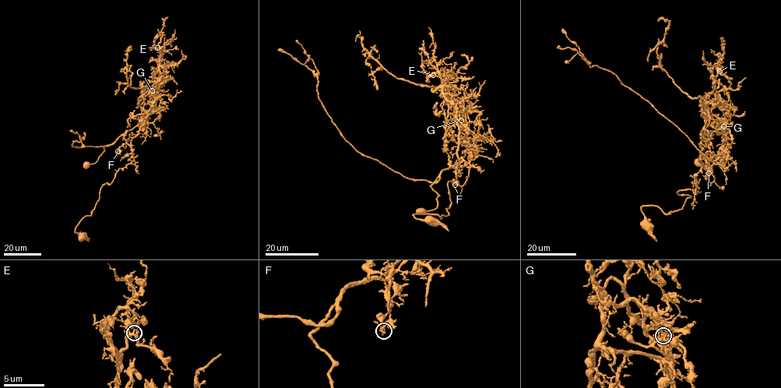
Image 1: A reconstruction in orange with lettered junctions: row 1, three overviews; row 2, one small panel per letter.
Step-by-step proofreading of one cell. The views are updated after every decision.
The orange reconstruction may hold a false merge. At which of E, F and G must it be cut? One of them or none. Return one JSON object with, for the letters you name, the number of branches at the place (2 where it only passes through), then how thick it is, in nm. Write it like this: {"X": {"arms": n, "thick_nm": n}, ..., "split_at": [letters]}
{"G": {"arms": 3, "thick_nm": 140}, "split_at": ["G"]}

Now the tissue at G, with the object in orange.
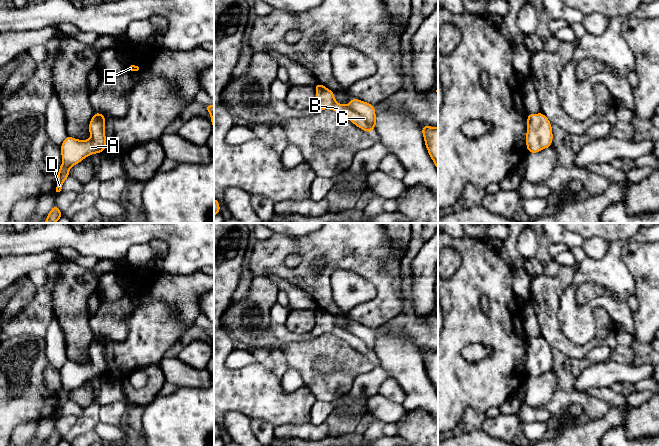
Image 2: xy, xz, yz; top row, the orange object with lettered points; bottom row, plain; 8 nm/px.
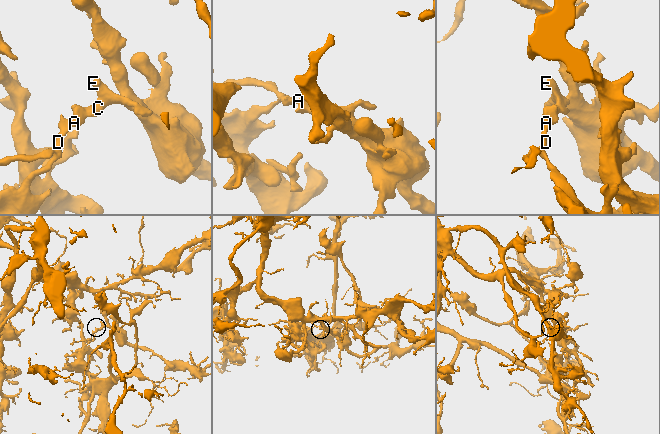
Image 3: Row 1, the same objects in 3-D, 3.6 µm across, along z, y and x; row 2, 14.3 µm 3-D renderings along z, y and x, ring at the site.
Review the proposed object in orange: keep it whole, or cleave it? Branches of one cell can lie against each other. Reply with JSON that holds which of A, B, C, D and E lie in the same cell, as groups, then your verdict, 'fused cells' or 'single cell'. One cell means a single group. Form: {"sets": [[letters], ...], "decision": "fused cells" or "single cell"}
{"sets": [["A", "D"], ["B", "C", "E"]], "decision": "fused cells"}

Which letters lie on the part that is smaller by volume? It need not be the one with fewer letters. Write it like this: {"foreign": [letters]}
{"foreign": ["A", "D"]}

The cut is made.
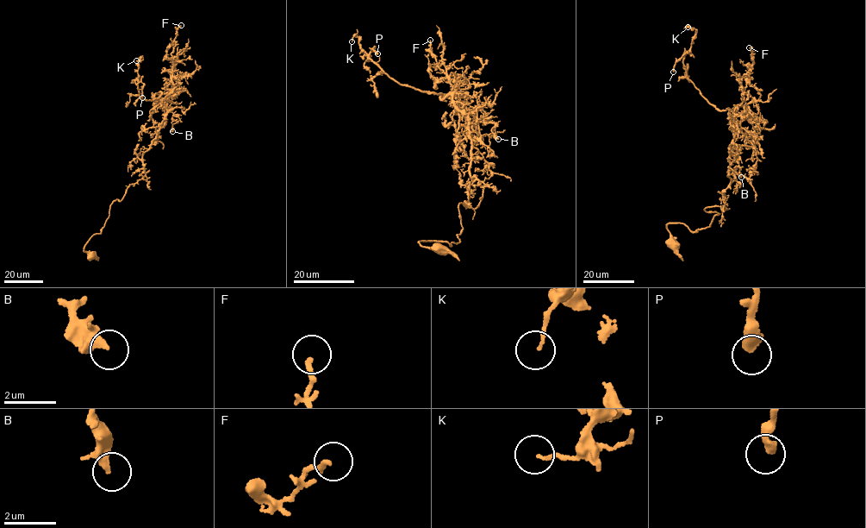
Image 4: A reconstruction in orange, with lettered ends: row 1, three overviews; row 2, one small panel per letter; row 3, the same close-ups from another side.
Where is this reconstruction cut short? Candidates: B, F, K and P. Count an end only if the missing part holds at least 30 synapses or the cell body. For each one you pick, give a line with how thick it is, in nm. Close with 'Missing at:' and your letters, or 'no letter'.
Missing at: no letter

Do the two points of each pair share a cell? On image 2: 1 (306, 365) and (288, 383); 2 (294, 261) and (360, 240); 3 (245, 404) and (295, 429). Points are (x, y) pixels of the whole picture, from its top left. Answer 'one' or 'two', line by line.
1: two
2: two
3: two

